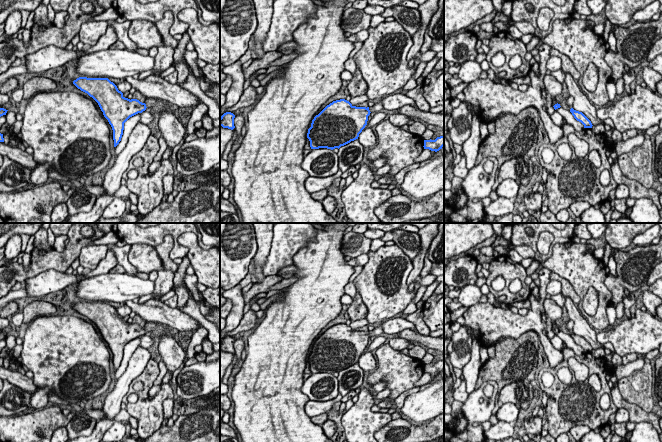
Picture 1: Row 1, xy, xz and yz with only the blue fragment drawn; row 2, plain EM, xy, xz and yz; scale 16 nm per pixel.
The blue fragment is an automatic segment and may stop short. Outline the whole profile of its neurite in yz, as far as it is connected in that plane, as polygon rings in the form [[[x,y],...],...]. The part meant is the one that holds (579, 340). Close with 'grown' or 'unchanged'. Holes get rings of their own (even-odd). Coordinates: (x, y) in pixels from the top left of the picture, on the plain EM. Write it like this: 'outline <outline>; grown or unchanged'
outline [[[573,332],[570,333],[570,336],[577,345],[584,349],[584,352],[592,352],[591,345],[582,336],[576,335]]]; unchanged

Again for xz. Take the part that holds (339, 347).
outline [[[345,323],[333,325],[312,344],[307,357],[311,373],[339,373],[358,363],[370,337],[382,333],[382,325],[367,332],[353,330]]]; grown

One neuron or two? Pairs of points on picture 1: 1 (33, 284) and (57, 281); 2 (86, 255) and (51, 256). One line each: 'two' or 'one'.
1: one
2: two

